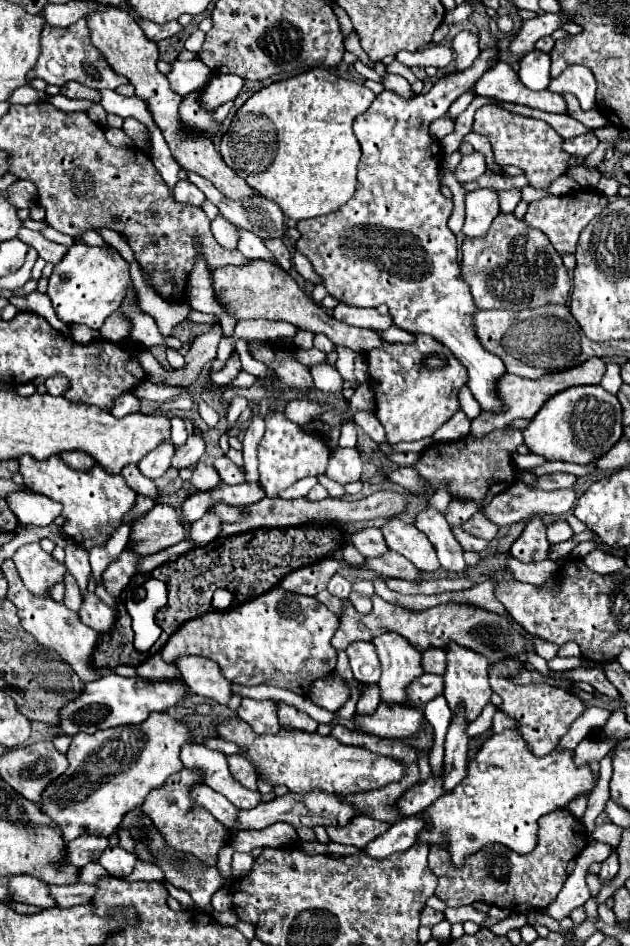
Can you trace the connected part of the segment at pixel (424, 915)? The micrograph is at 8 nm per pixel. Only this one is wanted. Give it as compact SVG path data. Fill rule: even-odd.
M425 908L425 910L421 912L421 924L423 924L423 926L435 926L435 924L439 924L443 918L445 918L443 912L437 912L437 910L433 910L433 908Z

